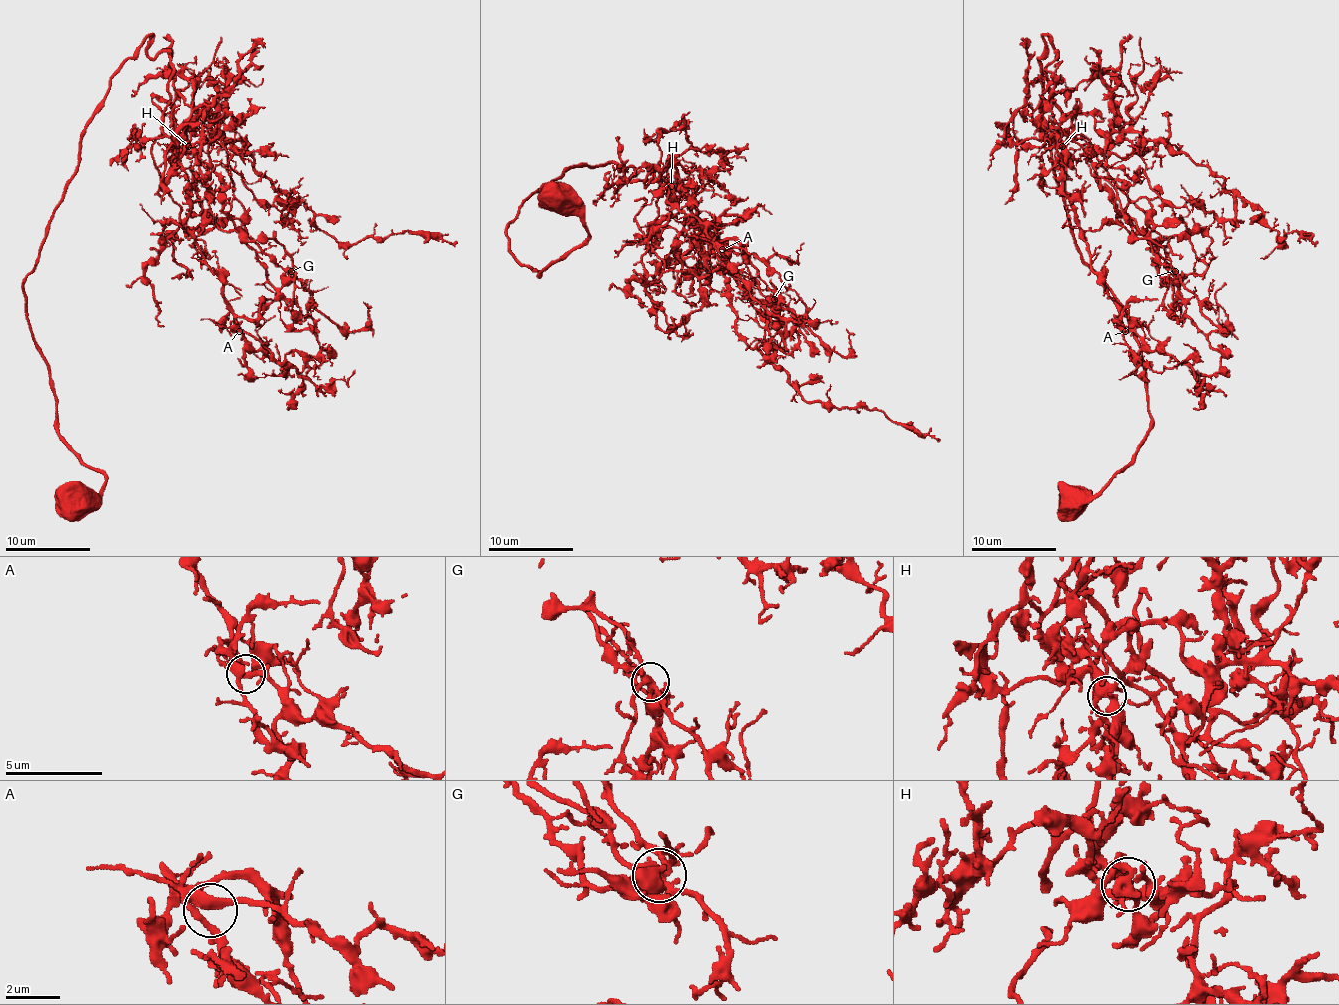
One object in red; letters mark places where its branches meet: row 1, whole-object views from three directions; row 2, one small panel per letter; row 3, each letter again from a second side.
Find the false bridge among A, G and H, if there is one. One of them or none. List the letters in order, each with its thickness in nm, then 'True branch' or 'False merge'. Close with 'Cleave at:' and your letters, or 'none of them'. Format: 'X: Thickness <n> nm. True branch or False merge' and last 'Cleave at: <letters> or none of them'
A: Thickness 360 nm. True branch
G: Thickness 360 nm. True branch
H: Thickness 400 nm. True branch
Cleave at: none of them

